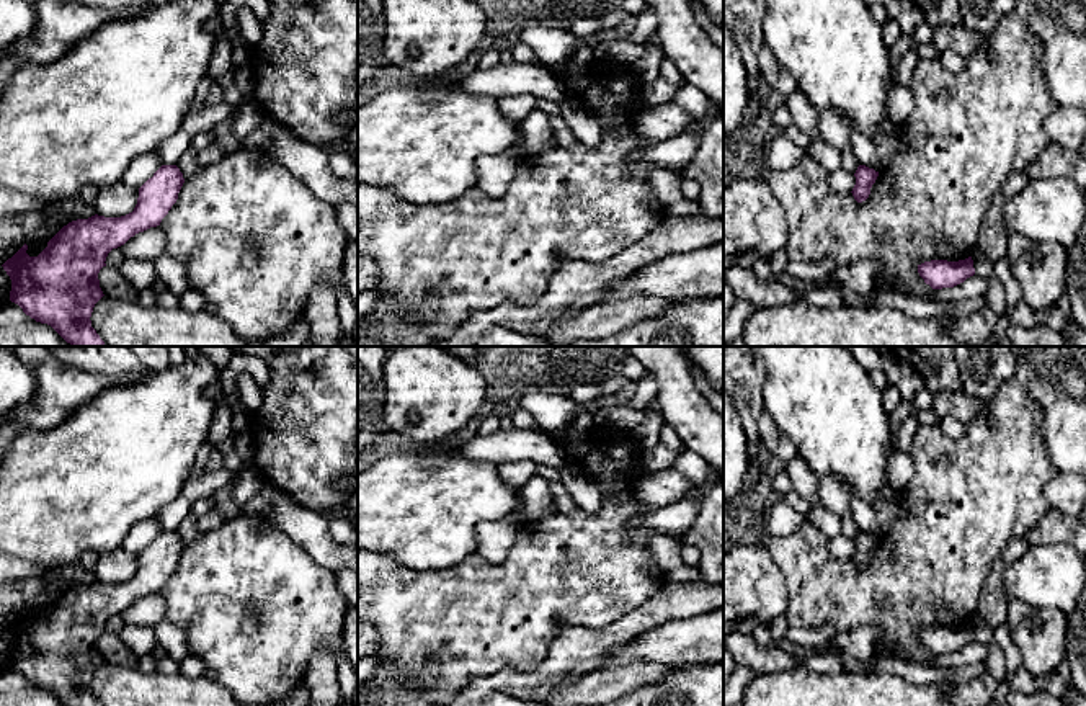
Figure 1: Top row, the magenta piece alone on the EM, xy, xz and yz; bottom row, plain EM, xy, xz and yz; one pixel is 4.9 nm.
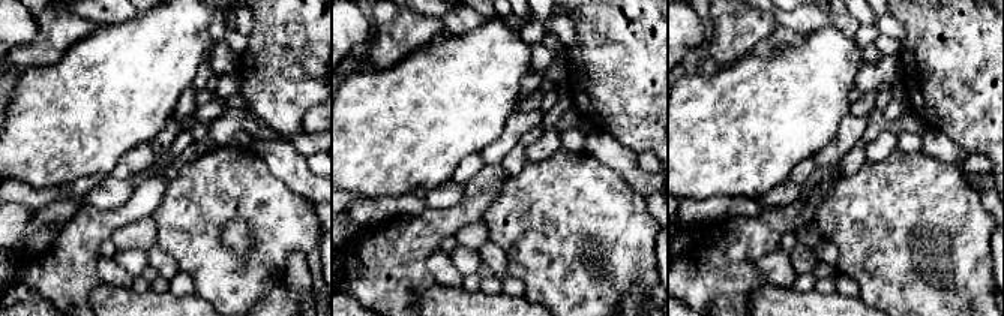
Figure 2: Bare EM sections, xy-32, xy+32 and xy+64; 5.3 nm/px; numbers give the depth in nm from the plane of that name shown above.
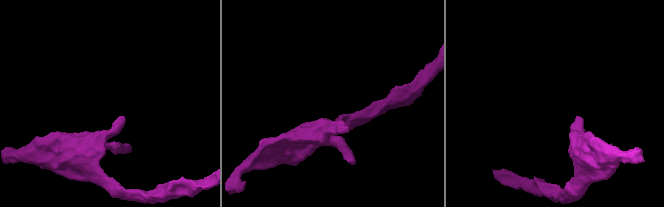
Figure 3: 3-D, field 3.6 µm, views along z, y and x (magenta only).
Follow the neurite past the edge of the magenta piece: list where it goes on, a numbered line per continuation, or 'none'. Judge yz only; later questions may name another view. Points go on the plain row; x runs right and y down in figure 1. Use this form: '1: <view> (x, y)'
none

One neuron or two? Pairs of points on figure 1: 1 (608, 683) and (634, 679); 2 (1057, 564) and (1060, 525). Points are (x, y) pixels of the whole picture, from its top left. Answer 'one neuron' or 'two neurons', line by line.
1: one neuron
2: two neurons

